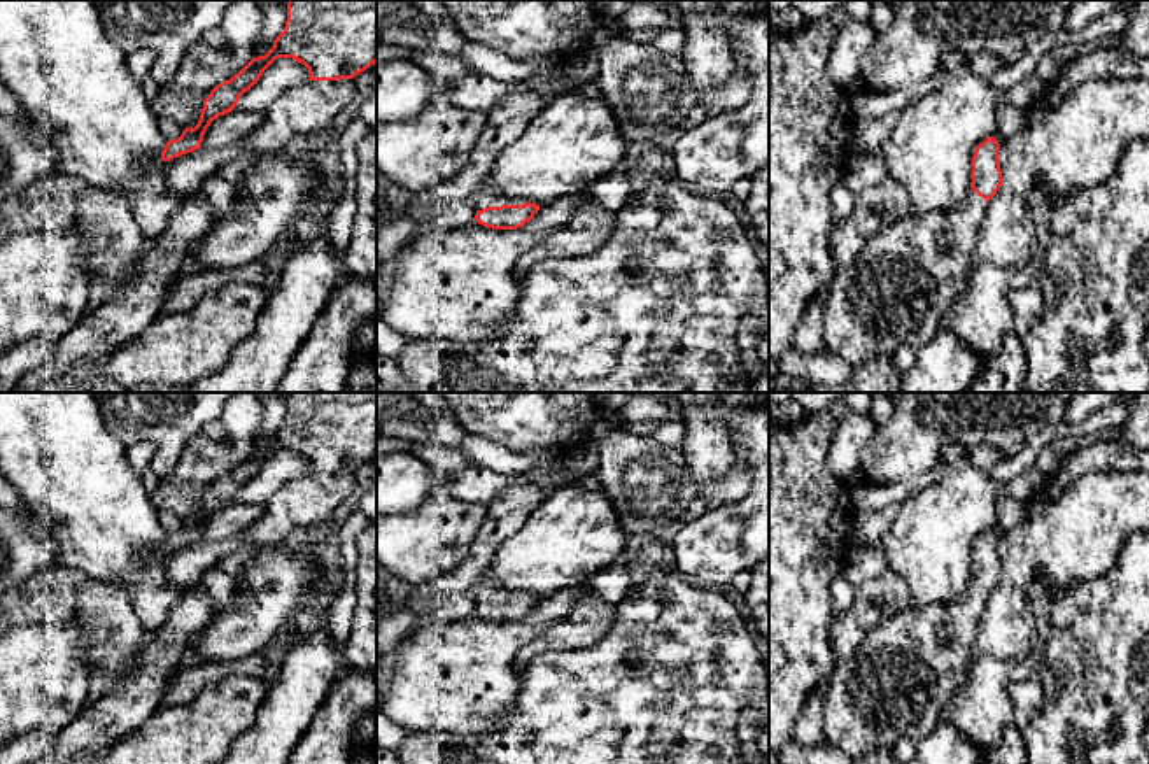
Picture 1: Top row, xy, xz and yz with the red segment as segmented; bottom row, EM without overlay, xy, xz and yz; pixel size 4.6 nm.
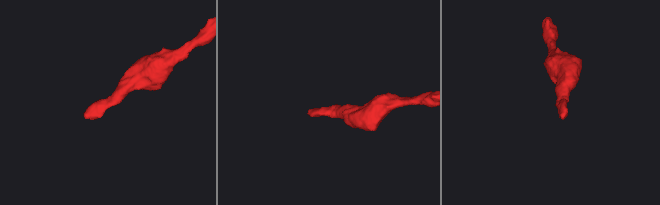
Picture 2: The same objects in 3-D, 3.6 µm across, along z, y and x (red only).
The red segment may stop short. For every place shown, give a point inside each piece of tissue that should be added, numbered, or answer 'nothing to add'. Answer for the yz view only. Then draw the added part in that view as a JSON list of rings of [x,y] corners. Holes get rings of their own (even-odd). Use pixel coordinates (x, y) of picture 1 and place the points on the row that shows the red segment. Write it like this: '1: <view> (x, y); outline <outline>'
1: yz (897, 291); outline [[[969,187],[955,210],[909,214],[871,237],[855,261],[837,266],[823,312],[827,352],[853,366],[879,354],[897,356],[900,345],[920,349],[930,342],[969,280],[974,245],[988,202]]]

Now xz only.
1: xz (486, 197); outline [[[485,182],[476,191],[476,210],[487,209],[487,207],[501,207],[501,205],[524,205],[527,200],[510,200],[501,195],[497,195],[490,186]]]

